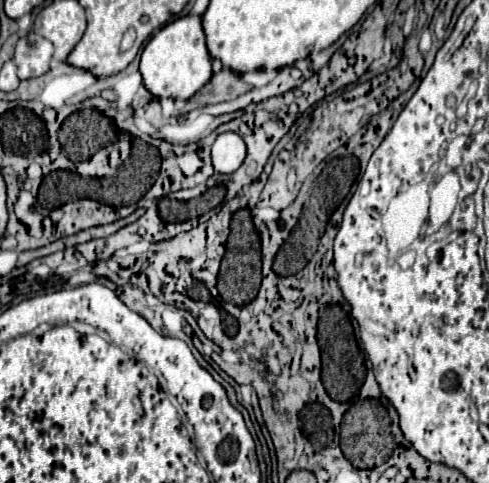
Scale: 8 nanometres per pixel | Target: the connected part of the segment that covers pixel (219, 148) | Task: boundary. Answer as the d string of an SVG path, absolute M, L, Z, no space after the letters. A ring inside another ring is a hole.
M223 132L213 142L213 168L219 174L233 174L245 160L245 142L235 132Z

